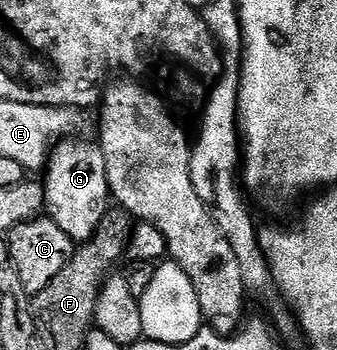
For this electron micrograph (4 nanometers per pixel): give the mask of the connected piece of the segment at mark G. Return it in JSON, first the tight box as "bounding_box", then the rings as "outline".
{"bounding_box":[41,140,109,243],"outline":[[[60,140],[51,150],[42,174],[44,177],[41,177],[46,216],[76,243],[89,240],[99,230],[101,219],[109,208],[105,155],[98,144],[91,142],[90,145],[87,141],[79,140]]]}

